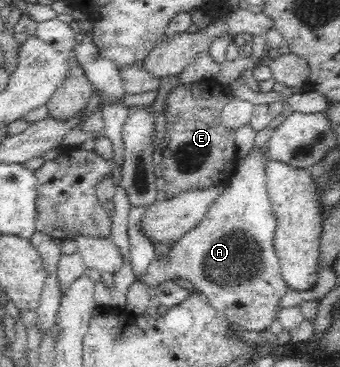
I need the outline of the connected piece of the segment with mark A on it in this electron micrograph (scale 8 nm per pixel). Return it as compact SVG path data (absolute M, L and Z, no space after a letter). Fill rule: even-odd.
M253 147L244 157L238 159L235 172L229 182L224 186L221 196L213 200L203 220L187 231L173 248L153 259L149 264L147 272L136 278L145 287L153 287L165 281L172 281L171 278L184 278L193 284L194 288L203 293L211 306L227 319L227 321L241 327L249 332L265 331L278 319L280 313L279 300L288 291L288 284L282 277L279 257L275 252L275 228L276 218L273 214L273 205L267 192L267 175L265 175L265 164L269 162L270 156L261 147Z

